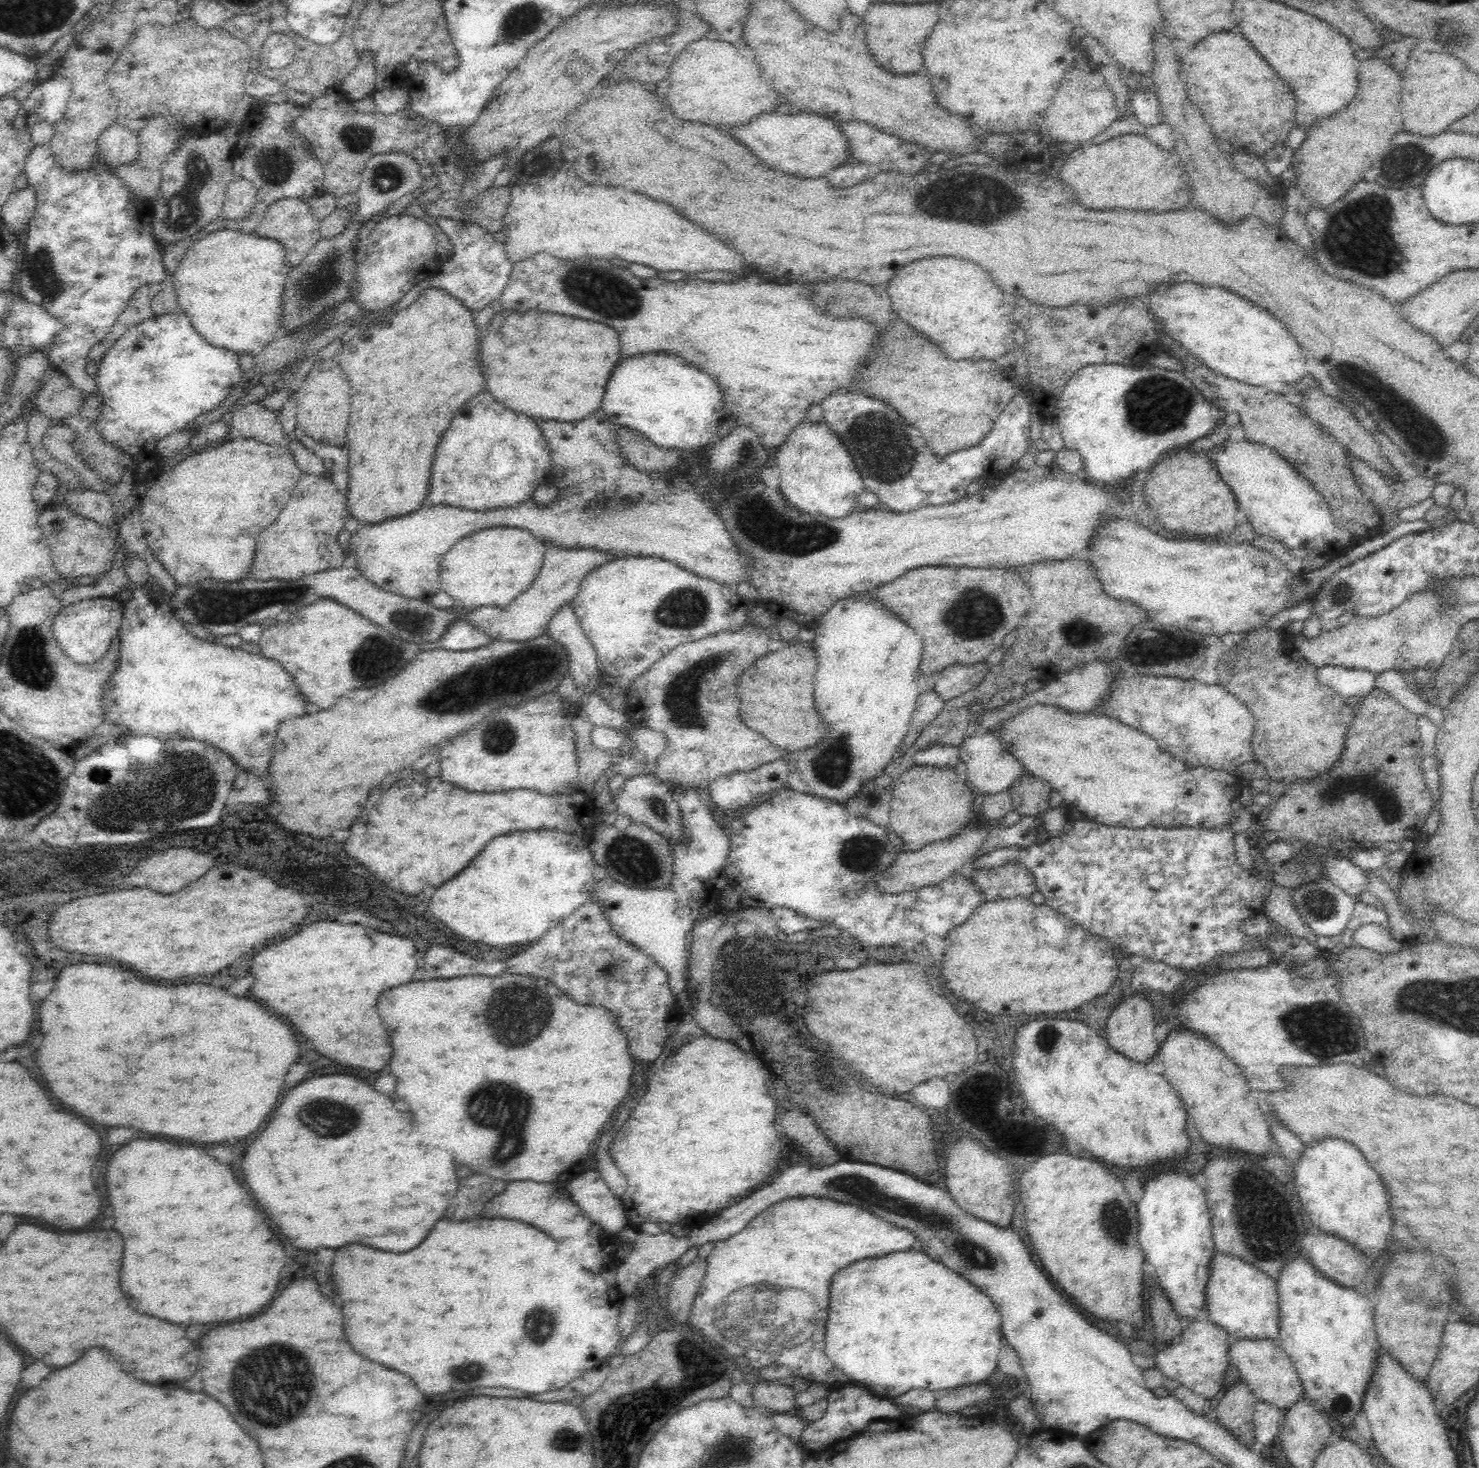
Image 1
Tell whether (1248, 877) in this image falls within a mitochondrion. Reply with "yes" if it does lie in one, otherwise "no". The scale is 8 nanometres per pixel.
no

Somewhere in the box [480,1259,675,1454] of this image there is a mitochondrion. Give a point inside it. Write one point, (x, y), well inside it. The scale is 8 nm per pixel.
(540, 1325)

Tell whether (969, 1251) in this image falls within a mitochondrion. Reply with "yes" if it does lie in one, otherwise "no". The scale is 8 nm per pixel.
yes

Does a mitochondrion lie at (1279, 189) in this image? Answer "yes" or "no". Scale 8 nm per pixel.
no

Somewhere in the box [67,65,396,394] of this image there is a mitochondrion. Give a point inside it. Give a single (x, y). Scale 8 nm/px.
(181, 210)

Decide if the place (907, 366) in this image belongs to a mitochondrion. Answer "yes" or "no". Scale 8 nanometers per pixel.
no

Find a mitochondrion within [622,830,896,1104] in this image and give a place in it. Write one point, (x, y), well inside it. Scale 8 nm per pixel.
(861, 853)

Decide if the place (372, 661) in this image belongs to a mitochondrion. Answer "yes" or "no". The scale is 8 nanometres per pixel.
yes

